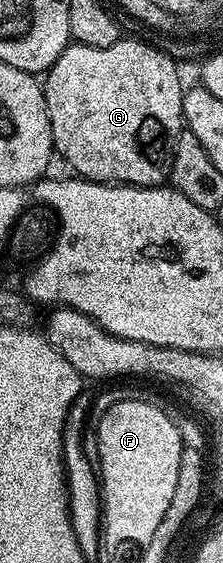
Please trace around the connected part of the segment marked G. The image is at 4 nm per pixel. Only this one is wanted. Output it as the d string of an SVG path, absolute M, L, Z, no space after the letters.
M128 38L105 48L72 42L43 77L55 155L59 159L61 156L77 177L93 180L95 184L133 184L135 188L158 188L171 177L174 146L186 128L186 88L180 85L177 61L148 44Z

